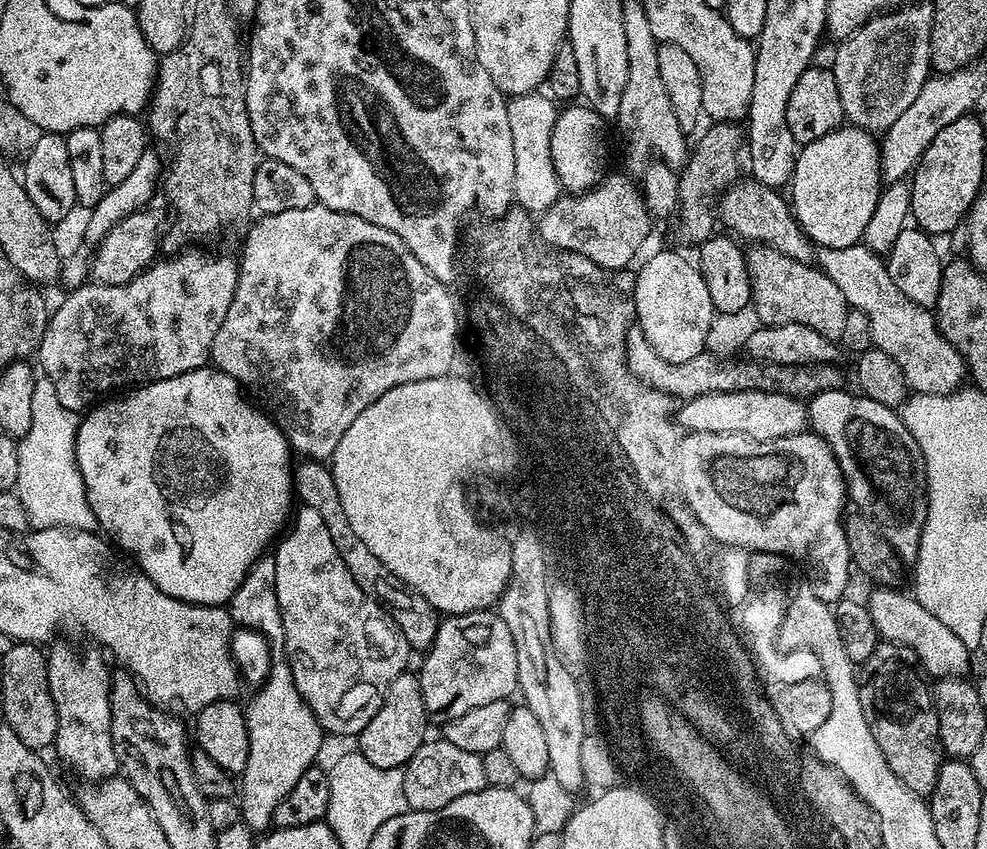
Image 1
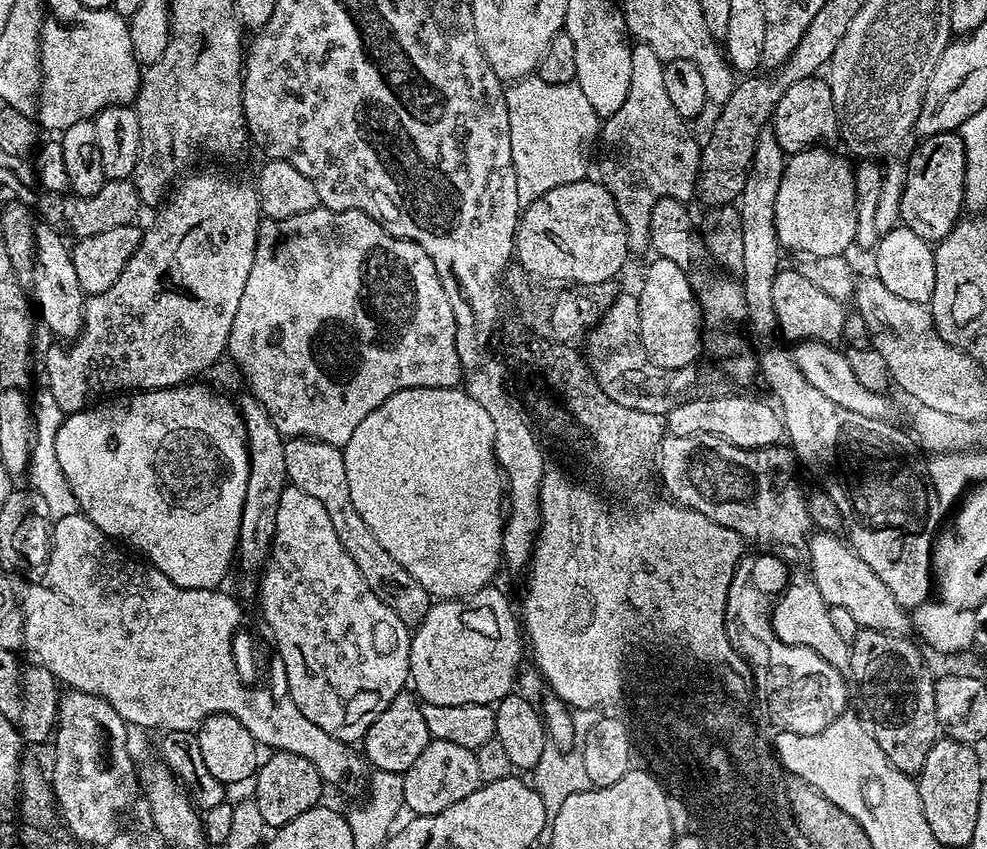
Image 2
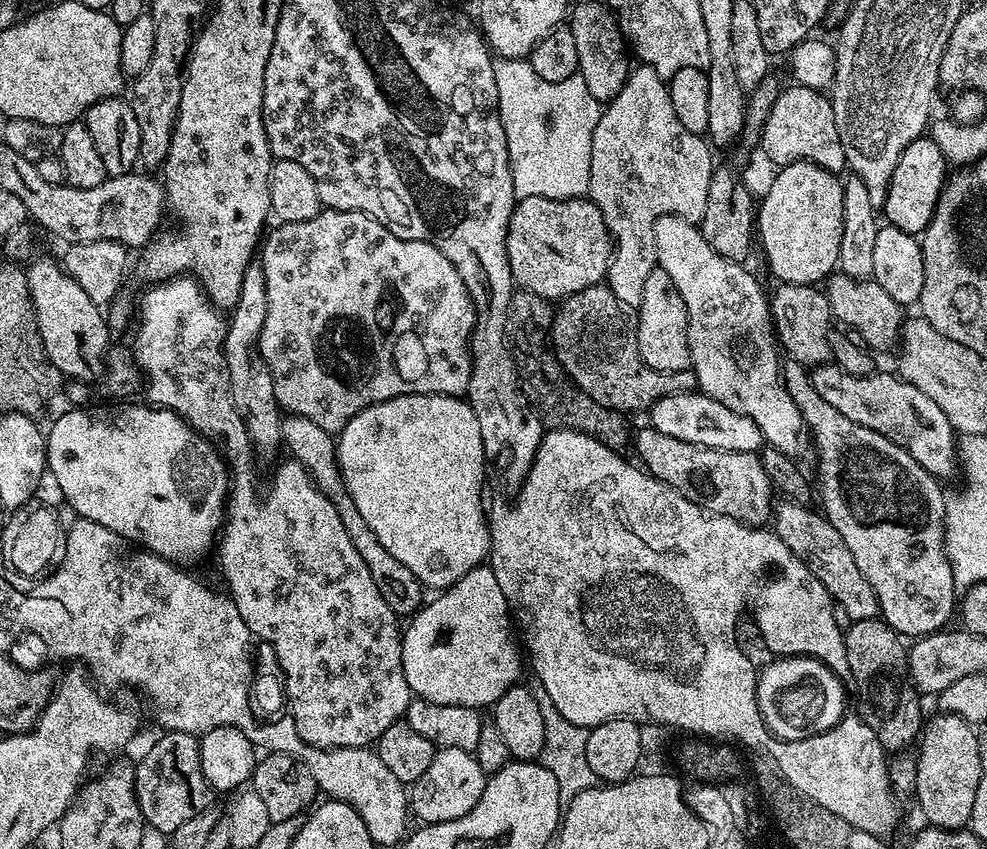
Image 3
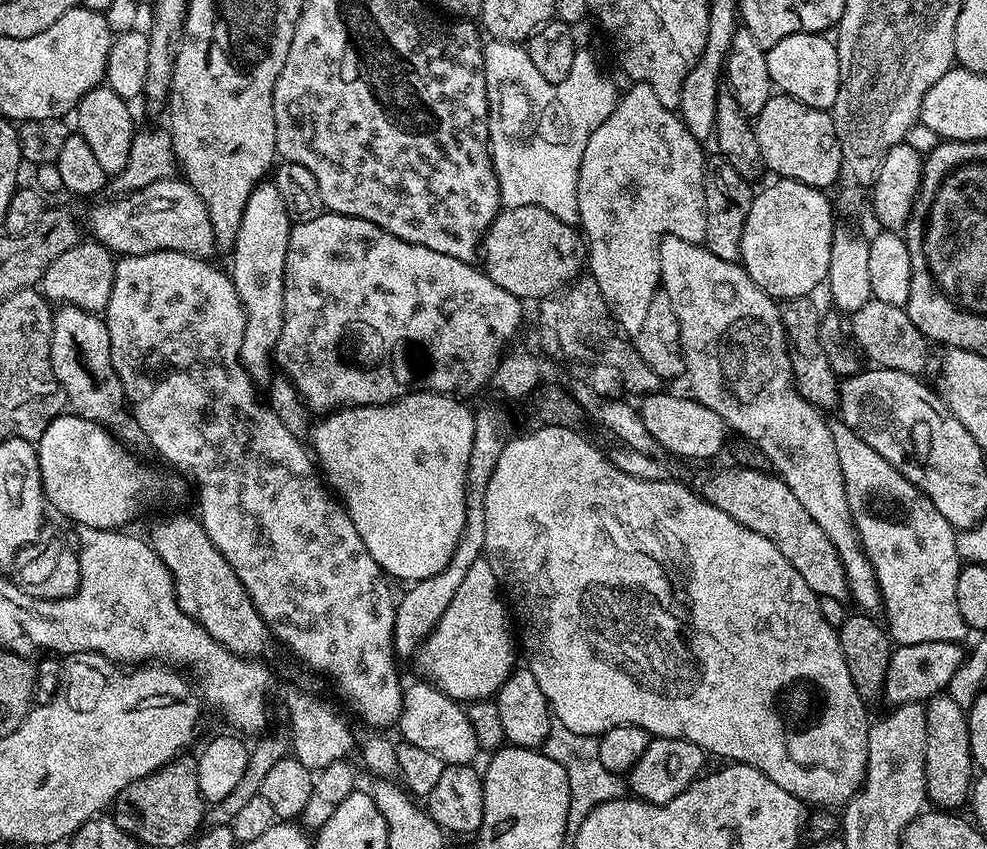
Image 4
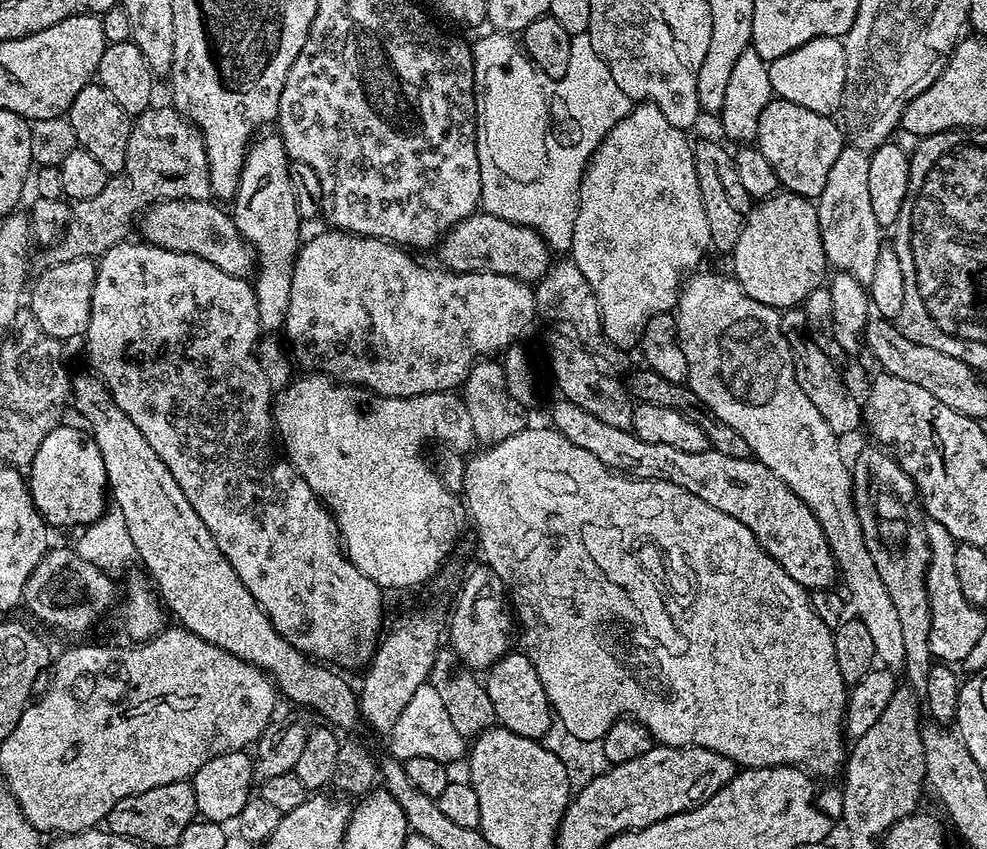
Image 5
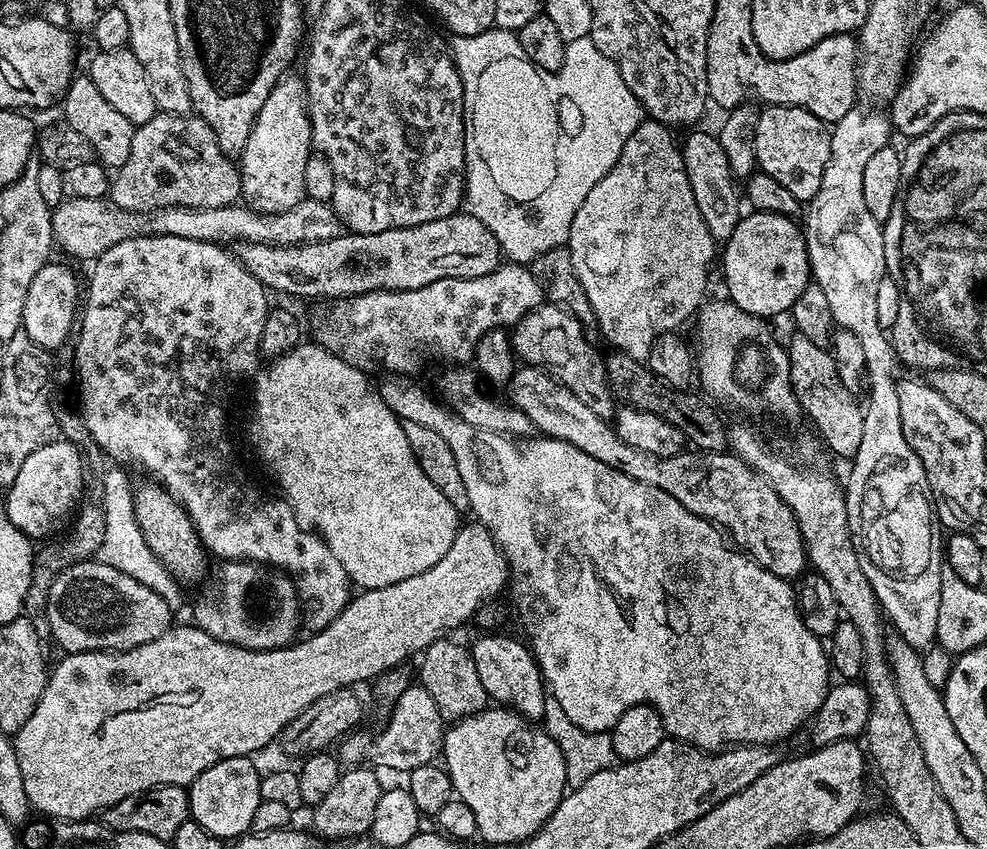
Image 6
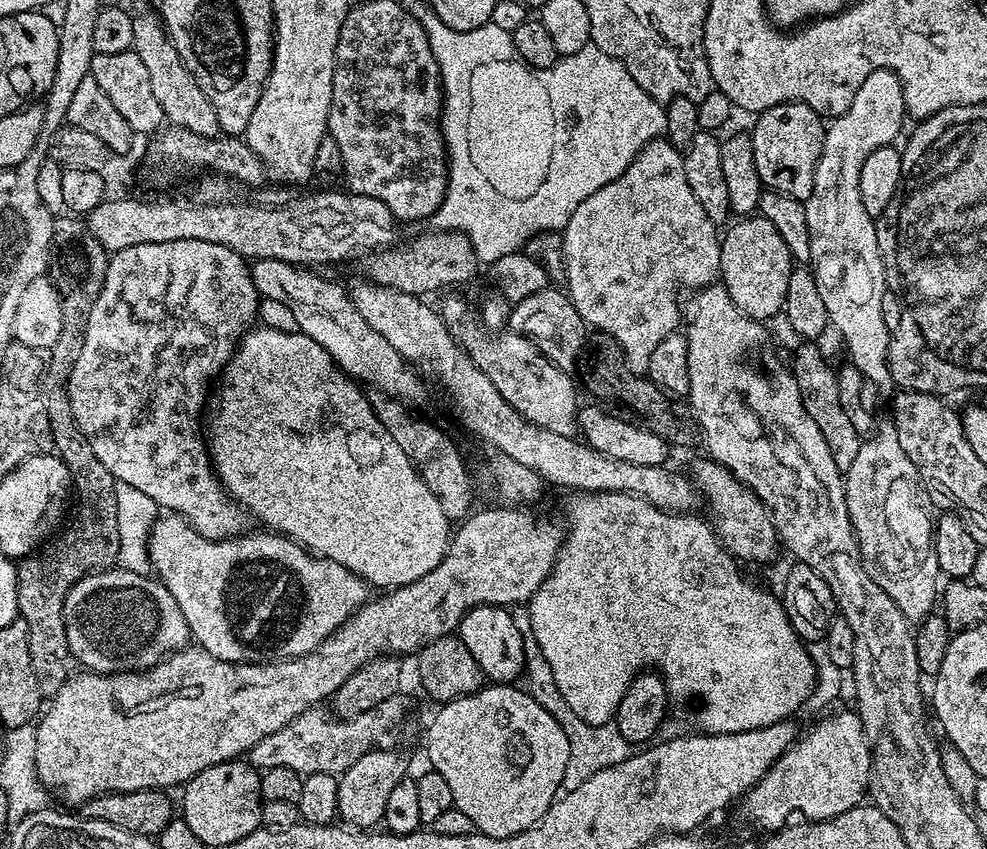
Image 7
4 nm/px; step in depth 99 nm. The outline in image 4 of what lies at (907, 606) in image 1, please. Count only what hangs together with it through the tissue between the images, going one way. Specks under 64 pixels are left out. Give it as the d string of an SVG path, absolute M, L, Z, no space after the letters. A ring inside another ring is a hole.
M731 467L720 468L701 482L698 492L703 500L722 510L722 514L730 514L734 522L762 534L762 538L770 538L770 542L774 542L774 546L786 554L790 566L794 566L794 570L806 578L806 586L810 586L817 596L847 601L850 593L838 550L834 550L822 526L818 526L818 522L806 514L802 502L794 498L794 490L790 490L790 486L786 486L786 482L771 471Z

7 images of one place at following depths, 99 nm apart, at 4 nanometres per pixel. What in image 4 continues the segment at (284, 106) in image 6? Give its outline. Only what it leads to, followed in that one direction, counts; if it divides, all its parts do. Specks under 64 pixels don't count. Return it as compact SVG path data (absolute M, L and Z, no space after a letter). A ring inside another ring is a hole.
M261 182L250 198L246 198L242 226L238 226L238 238L230 249L232 284L238 290L238 298L246 314L246 334L242 340L240 361L257 386L267 386L274 375L274 353L278 338L282 338L284 271L293 223L276 183Z

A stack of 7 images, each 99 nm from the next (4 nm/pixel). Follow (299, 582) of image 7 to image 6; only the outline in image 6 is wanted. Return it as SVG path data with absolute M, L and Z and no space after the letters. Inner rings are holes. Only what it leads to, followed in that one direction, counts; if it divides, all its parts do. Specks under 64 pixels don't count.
M229 560L221 563L220 601L217 604L200 604L196 608L195 627L206 630L224 644L237 644L250 650L286 648L293 643L297 635L296 627L300 624L301 597L291 576L278 568L266 564L255 564L252 560Z

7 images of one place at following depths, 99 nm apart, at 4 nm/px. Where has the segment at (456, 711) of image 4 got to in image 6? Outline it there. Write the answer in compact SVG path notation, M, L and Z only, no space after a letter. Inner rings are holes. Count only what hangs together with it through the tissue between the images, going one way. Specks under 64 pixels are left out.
M409 686L394 701L391 708L392 713L389 714L384 729L372 741L368 741L360 730L353 731L339 741L338 756L343 763L345 760L345 765L356 766L361 762L367 762L377 769L389 768L392 772L407 774L418 766L433 763L441 755L446 722L441 718L438 706L434 706L434 698L430 698L430 694L426 694L424 688Z

